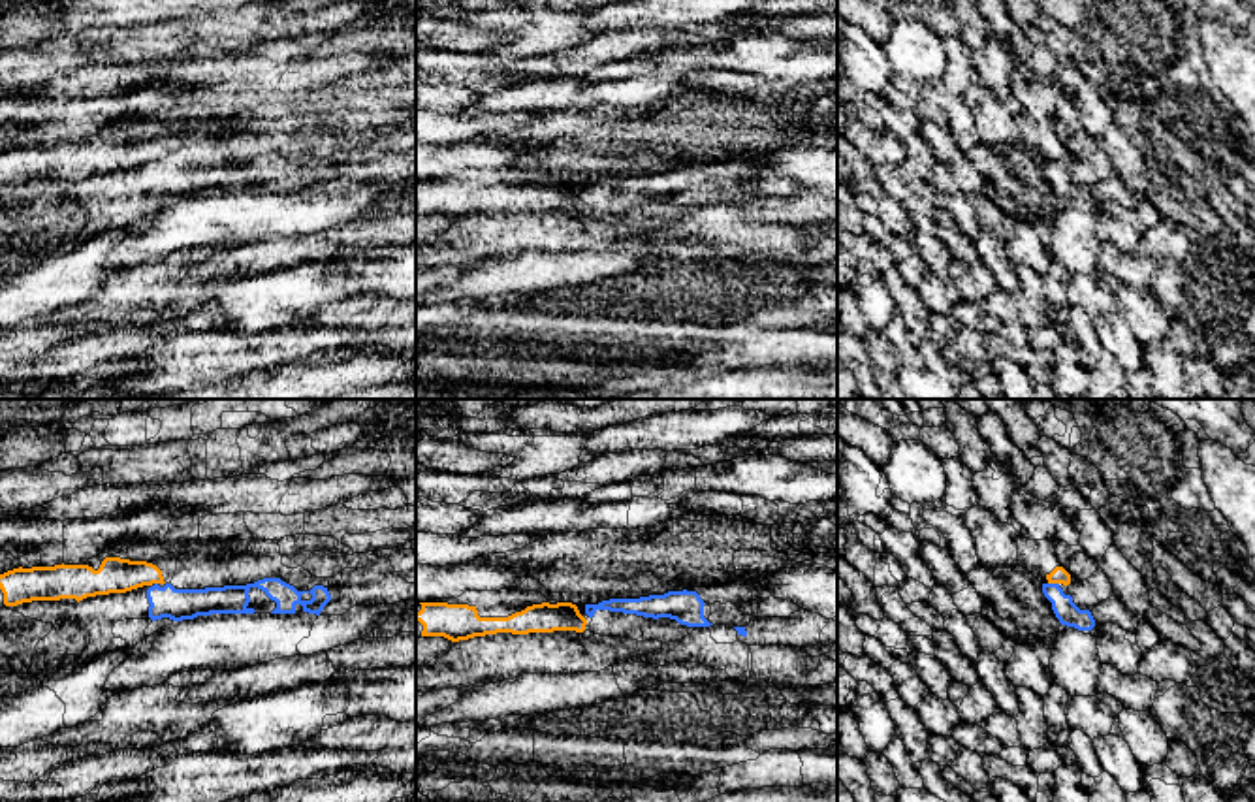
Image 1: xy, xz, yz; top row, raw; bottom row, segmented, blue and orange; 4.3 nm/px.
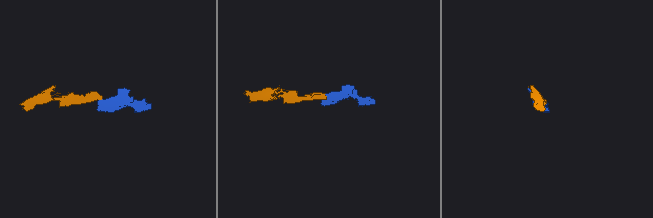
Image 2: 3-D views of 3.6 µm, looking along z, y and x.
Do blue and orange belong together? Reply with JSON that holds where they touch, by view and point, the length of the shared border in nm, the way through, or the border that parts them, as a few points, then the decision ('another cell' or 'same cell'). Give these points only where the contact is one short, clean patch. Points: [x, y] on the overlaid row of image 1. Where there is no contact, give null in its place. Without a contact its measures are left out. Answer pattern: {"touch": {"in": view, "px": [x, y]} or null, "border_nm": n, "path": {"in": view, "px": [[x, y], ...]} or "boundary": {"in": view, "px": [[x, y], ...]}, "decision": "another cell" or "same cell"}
{"touch": {"in": "yz", "px": [1054, 584]}, "border_nm": 50, "boundary": {"in": "yz", "px": [[1048, 582], [1058, 584]]}, "decision": "another cell"}

